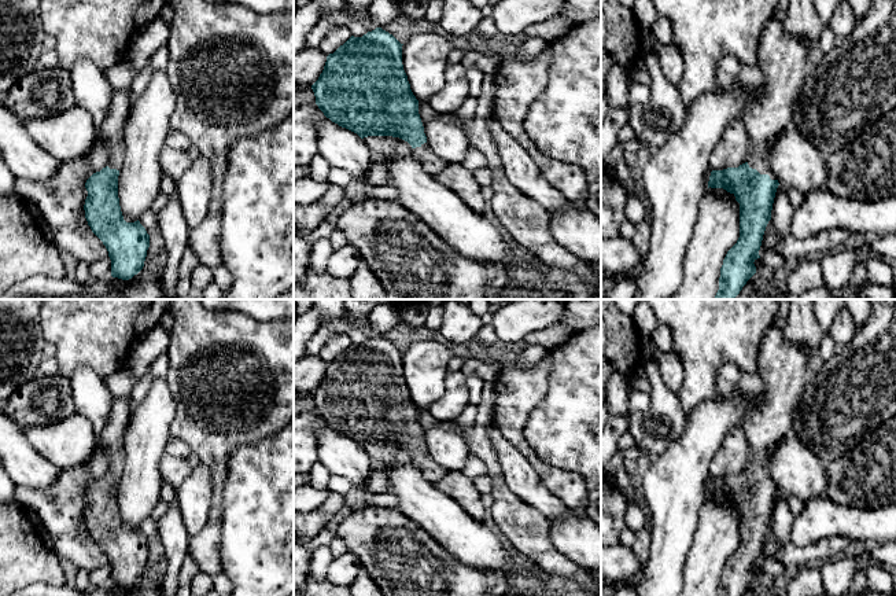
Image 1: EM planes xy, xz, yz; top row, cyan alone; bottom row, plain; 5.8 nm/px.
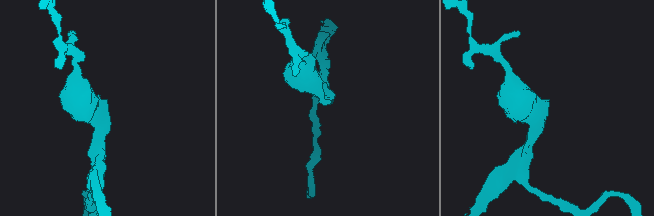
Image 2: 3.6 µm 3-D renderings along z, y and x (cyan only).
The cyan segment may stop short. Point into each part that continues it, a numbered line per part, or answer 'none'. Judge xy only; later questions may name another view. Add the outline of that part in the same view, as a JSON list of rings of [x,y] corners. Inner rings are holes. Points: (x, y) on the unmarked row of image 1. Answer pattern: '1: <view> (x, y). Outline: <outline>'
1: xy (113, 434). Outline: [[[130,396],[114,398],[108,420],[102,431],[100,444],[107,449],[110,467],[107,474],[119,478],[123,468],[123,438],[133,406]]]

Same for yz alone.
1: yz (784, 367). Outline: [[[771,325],[760,342],[757,367],[757,376],[766,398],[753,404],[742,423],[751,448],[748,472],[760,482],[768,482],[771,488],[777,488],[768,472],[768,460],[775,446],[792,433],[792,412],[797,406],[807,379],[812,372],[810,352],[803,345],[789,342],[782,328]]]

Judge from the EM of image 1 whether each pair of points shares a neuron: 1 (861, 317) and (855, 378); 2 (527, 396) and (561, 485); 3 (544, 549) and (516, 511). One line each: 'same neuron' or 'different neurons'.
1: different neurons
2: same neuron
3: same neuron

